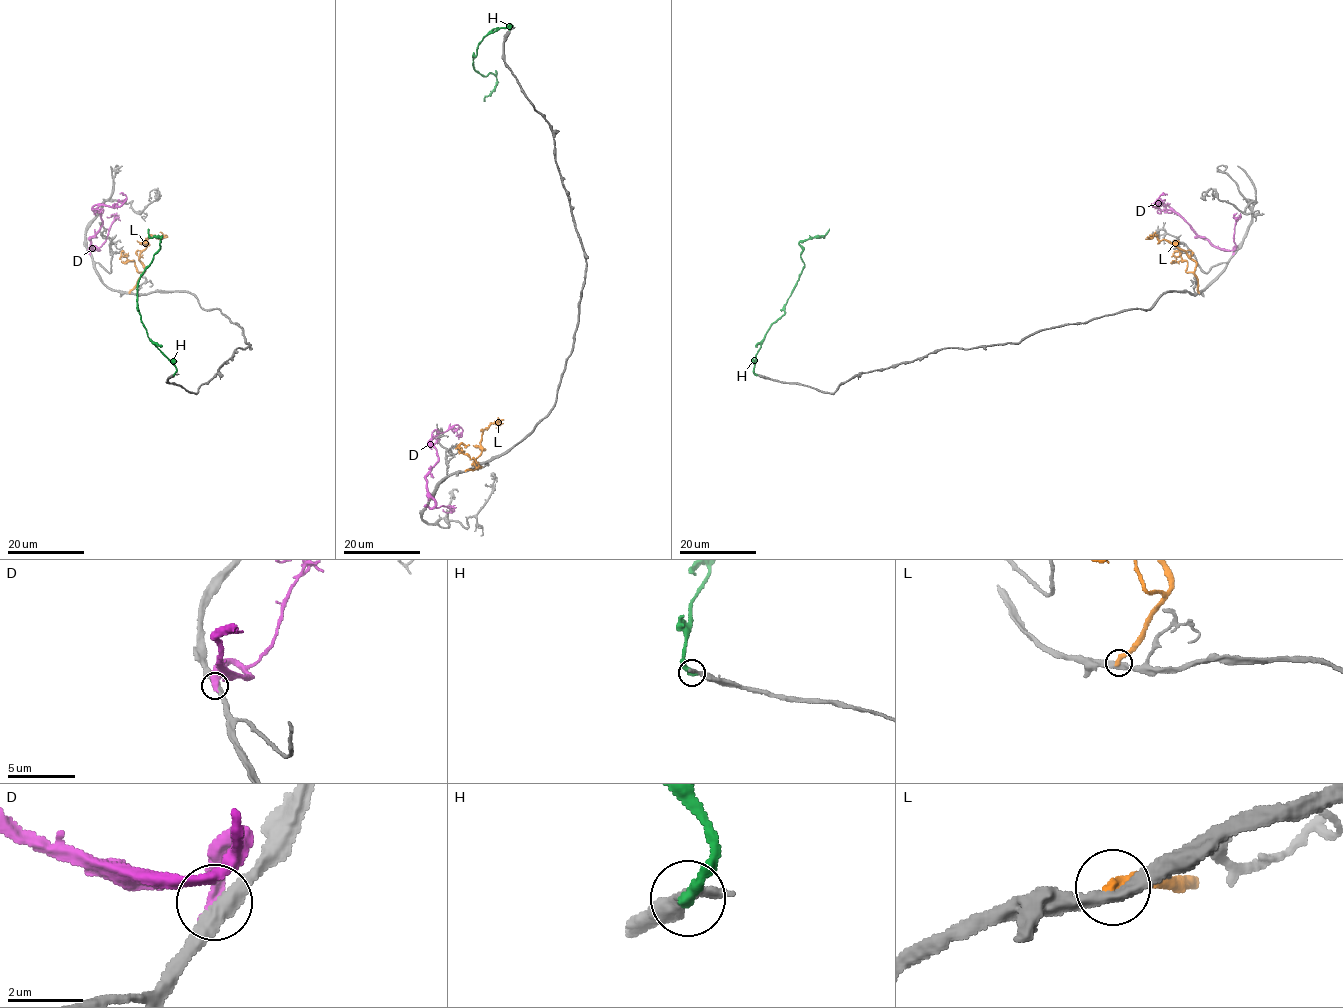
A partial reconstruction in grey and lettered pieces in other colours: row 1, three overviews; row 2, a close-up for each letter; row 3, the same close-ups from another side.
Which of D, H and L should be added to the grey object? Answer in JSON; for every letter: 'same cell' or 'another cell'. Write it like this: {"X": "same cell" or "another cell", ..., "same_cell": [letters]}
{"D": "another cell", "H": "another cell", "L": "another cell", "same_cell": []}

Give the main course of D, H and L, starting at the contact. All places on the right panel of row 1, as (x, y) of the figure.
D: (1233, 253), (1236, 246), (1226, 250), (1213, 246), (1173, 212), (1168, 212), (1162, 205), (1153, 206), (1167, 193)
H: (756, 375), (755, 355), (760, 341), (784, 313), (785, 304), (803, 268), (799, 243), (824, 237), (829, 229)
L: (1198, 292), (1196, 262), (1171, 242), (1155, 236), (1151, 238), (1155, 232)

